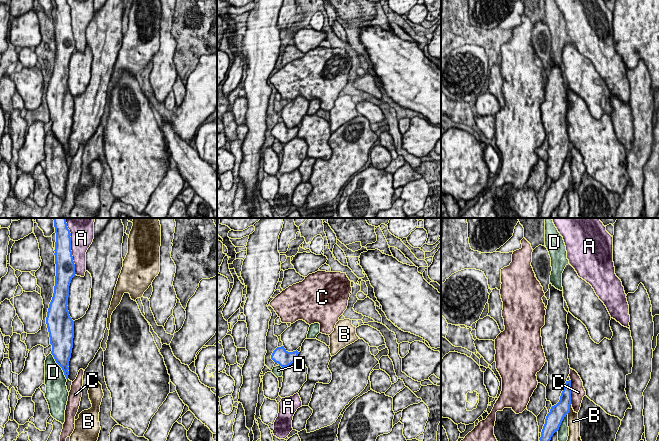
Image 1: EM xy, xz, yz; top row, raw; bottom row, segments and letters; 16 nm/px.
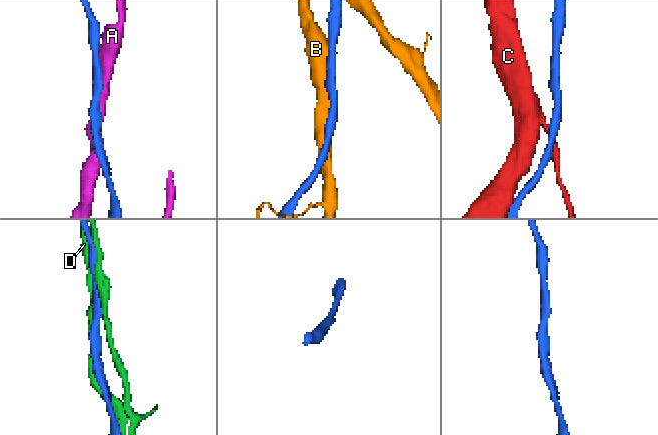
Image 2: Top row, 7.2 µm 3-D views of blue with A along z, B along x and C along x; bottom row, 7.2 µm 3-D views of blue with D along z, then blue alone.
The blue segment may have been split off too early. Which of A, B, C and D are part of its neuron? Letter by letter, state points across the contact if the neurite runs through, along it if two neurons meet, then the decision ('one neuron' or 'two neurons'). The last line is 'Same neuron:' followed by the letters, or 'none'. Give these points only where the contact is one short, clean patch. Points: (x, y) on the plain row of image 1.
A: two neurons
B: two neurons
C: two neurons
D: two neurons
Same neuron: none

